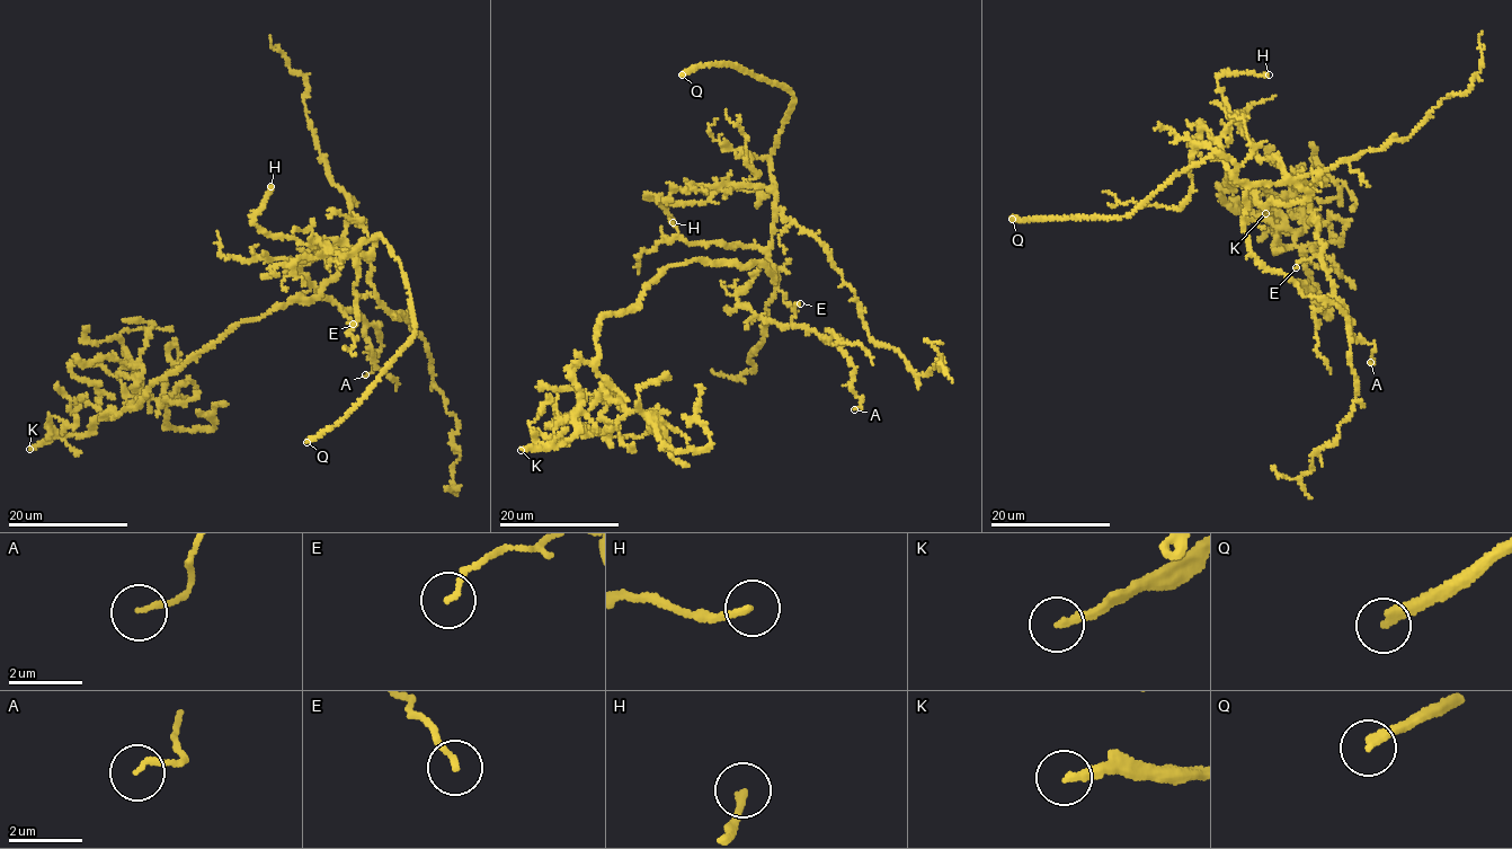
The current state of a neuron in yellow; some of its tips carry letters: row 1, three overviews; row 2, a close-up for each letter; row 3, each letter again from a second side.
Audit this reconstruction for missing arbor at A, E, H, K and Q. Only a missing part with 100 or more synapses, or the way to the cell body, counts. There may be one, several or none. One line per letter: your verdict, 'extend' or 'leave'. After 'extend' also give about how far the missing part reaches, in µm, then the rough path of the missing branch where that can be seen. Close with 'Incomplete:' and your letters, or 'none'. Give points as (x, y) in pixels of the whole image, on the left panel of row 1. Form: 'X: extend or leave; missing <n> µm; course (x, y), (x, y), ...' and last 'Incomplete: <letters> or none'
A: leave
E: leave
H: leave
K: extend; missing 60 µm
Q: extend; missing 20 µm; course (307, 442), (284, 461), (241, 479), (228, 503)
Incomplete: K, Q

